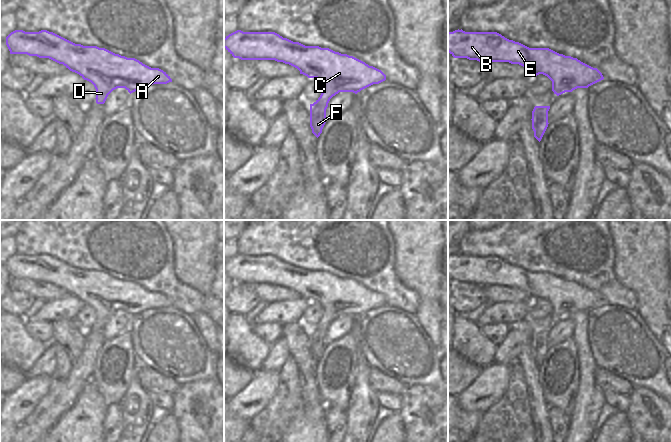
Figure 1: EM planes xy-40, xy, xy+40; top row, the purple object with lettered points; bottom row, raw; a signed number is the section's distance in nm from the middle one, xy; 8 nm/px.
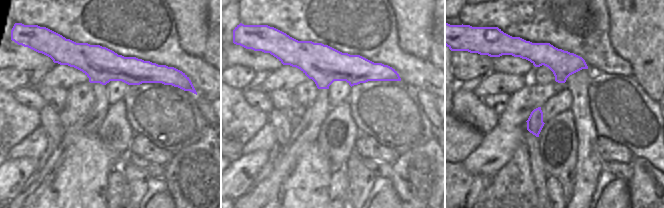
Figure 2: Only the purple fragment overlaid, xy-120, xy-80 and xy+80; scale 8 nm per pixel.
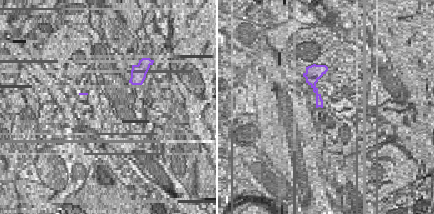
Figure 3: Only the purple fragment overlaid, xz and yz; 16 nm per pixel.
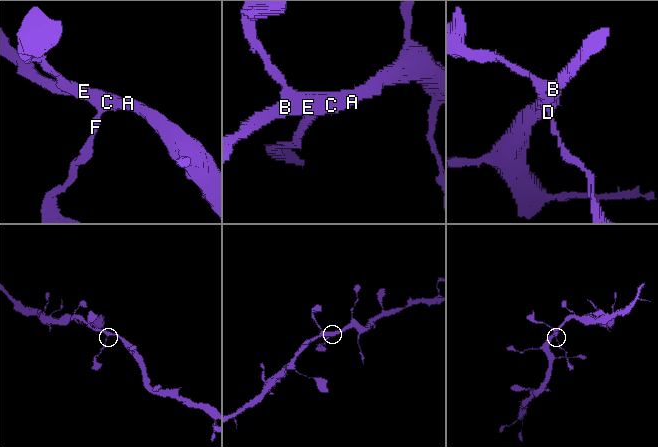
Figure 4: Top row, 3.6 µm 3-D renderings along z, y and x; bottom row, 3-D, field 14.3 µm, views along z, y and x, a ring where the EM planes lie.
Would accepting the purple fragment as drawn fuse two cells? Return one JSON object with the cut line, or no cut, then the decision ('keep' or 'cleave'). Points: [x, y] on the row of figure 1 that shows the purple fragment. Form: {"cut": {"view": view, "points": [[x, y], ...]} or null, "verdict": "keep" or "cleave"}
{"cut": null, "verdict": "keep"}

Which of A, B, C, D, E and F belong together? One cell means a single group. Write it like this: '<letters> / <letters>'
A B C D E F

